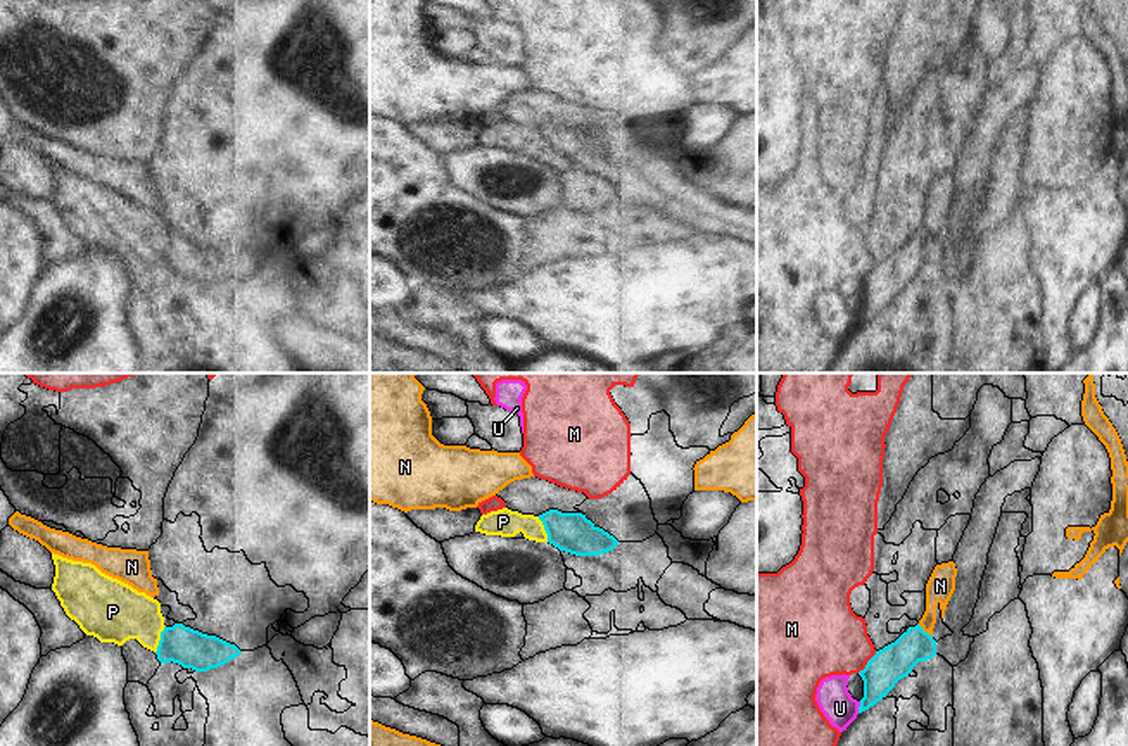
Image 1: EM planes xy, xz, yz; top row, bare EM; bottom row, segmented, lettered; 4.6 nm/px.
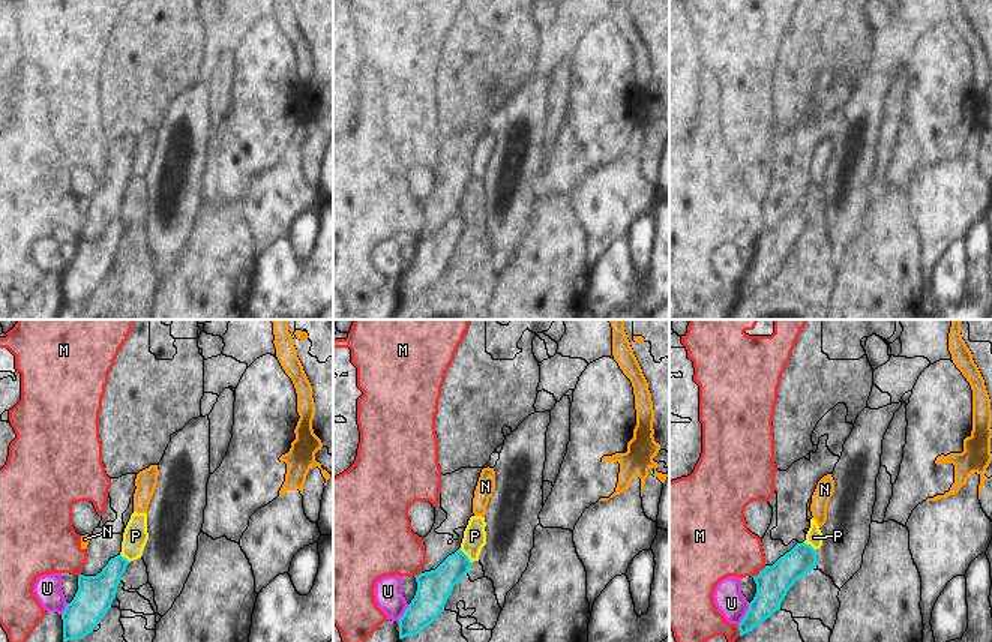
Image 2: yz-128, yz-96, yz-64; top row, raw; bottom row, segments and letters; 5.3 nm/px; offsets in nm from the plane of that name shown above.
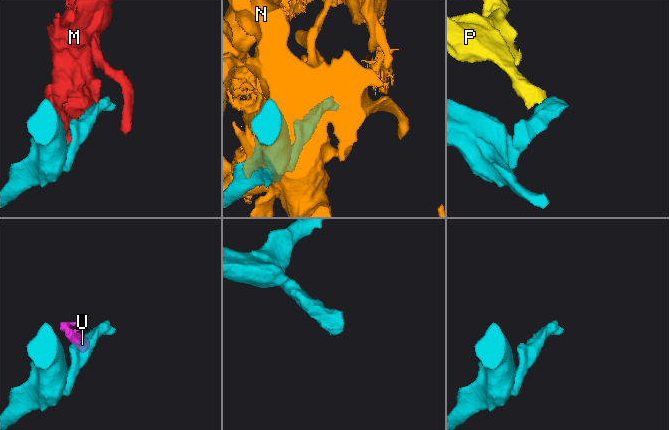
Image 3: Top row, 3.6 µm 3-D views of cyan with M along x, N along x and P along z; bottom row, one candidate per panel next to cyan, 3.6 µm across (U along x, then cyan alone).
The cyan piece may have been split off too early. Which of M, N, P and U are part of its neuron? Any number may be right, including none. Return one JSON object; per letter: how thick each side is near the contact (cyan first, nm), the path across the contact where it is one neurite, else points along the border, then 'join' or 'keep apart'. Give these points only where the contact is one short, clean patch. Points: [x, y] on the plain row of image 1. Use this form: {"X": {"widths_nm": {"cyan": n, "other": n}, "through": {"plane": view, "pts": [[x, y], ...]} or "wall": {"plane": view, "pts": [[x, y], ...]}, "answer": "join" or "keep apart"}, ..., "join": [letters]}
{"M": {"widths_nm": {"cyan": 170, "other": 360}, "answer": "keep apart"}, "N": {"widths_nm": {"cyan": 170, "other": 130}, "answer": "keep apart"}, "P": {"widths_nm": {"cyan": 180, "other": 280}, "wall": {"plane": "xy", "pts": [[164, 239], [154, 265]]}, "answer": "keep apart"}, "U": {"widths_nm": {"cyan": 170, "other": 160}, "wall": {"plane": "yz", "pts": [[861, 315], [857, 325]]}, "answer": "keep apart"}, "join": []}

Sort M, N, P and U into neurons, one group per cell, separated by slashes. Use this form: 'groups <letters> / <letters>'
groups M / N / P / U

